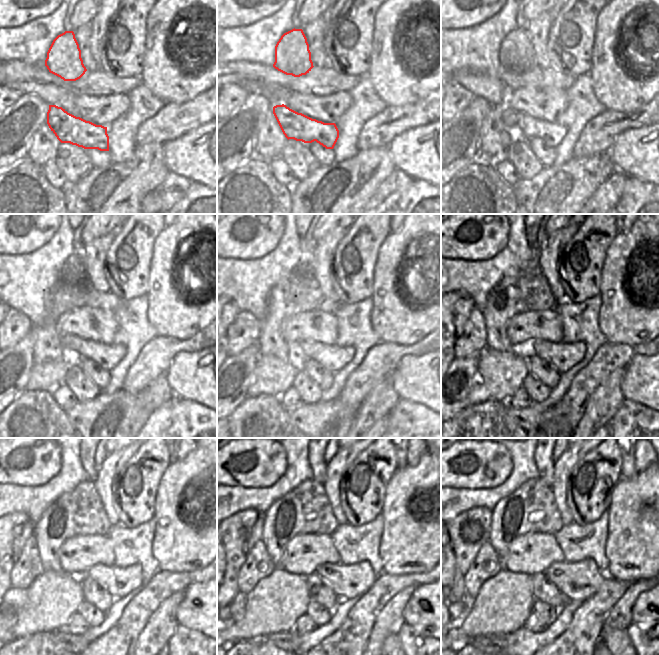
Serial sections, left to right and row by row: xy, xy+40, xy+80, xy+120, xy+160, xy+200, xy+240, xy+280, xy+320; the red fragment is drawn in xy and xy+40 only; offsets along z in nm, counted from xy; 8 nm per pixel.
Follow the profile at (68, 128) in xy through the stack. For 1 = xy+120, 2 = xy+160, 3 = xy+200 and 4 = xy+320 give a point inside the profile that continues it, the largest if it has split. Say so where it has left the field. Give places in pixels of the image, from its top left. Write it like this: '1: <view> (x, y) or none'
1: xy+120 (107, 356)
2: xy+160 (333, 357)
3: xy+200 (563, 356)
4: xy+320 (578, 581)

